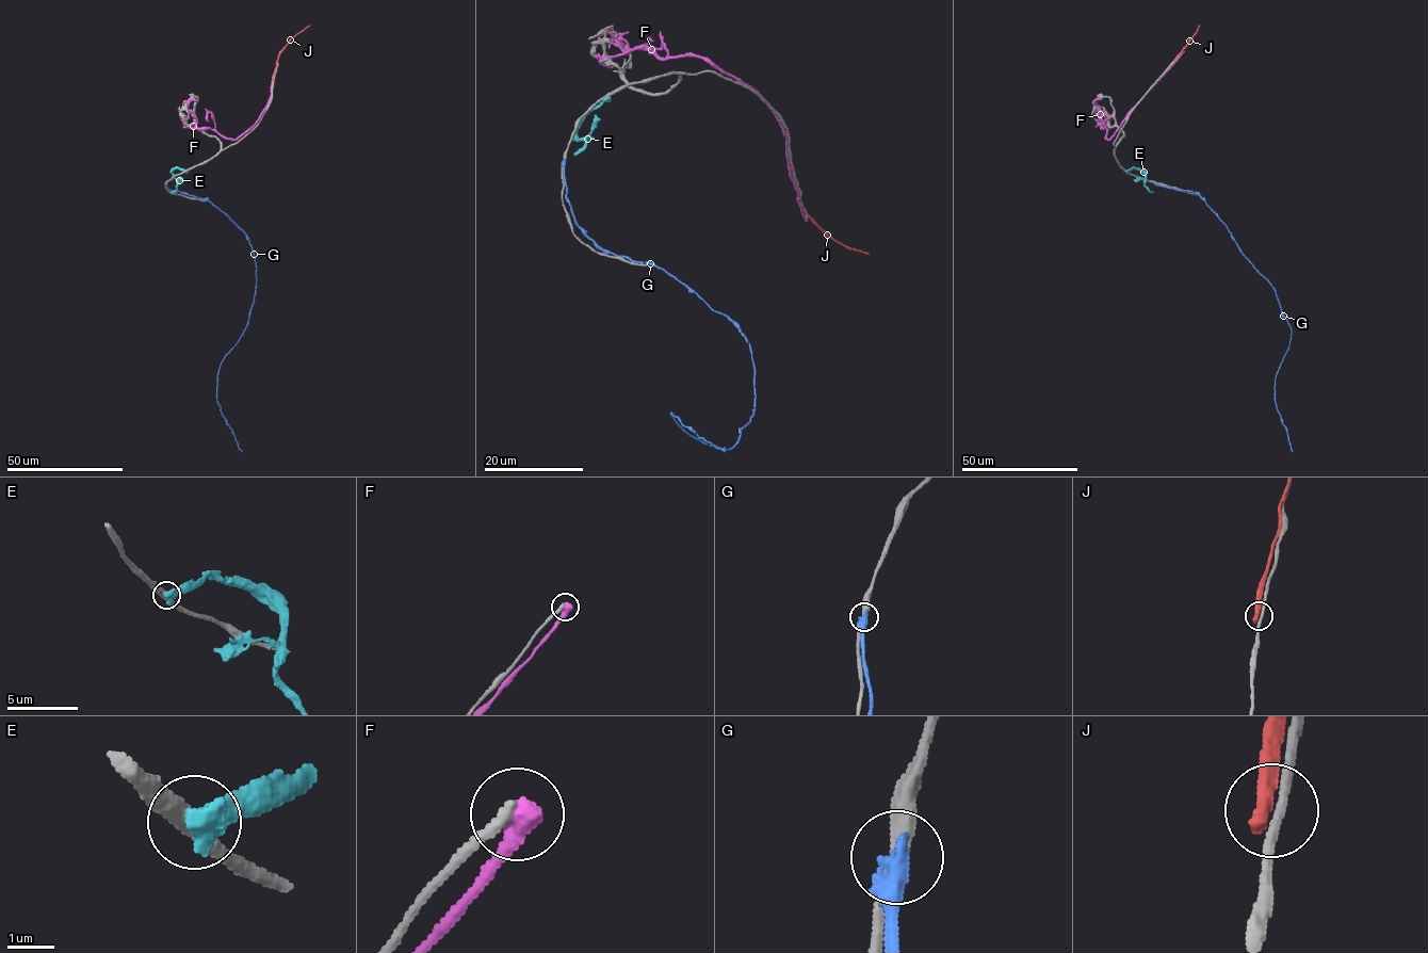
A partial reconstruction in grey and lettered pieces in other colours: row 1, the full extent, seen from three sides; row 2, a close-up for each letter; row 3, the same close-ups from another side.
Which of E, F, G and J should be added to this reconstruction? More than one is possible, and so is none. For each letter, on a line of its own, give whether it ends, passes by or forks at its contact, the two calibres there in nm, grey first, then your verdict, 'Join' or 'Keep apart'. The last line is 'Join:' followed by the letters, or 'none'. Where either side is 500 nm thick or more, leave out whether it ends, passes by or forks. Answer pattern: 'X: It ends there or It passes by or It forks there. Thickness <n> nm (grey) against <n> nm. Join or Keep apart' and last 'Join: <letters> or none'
E: Thickness 400 nm (grey) against 800 nm. Keep apart
F: It ends there. Thickness 240 nm (grey) against 480 nm. Keep apart
G: It ends there. Thickness 360 nm (grey) against 480 nm. Keep apart
J: It ends there. Thickness 200 nm (grey) against 400 nm. Keep apart
Join: none

